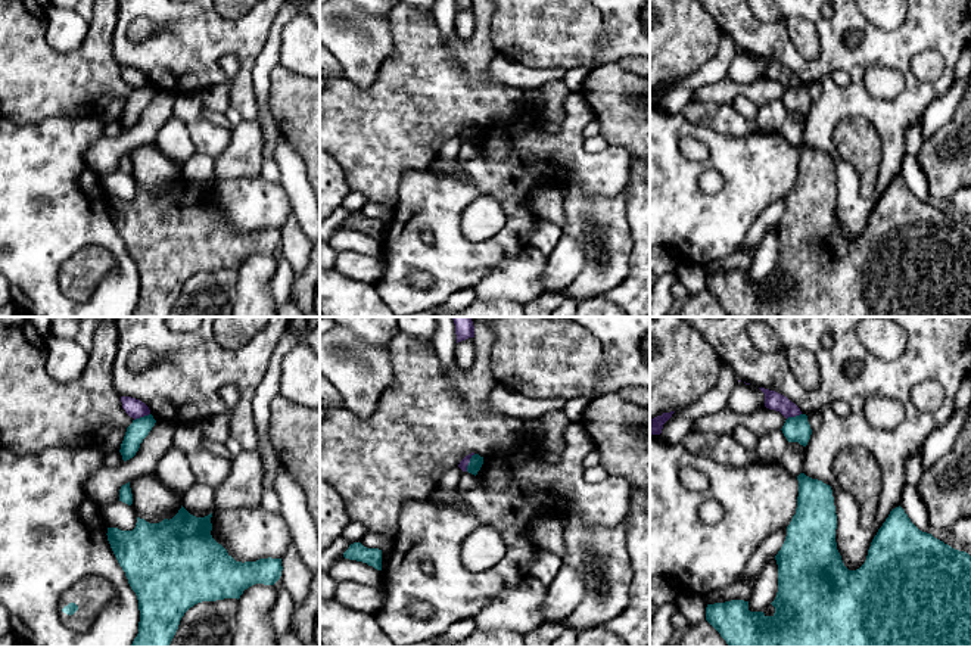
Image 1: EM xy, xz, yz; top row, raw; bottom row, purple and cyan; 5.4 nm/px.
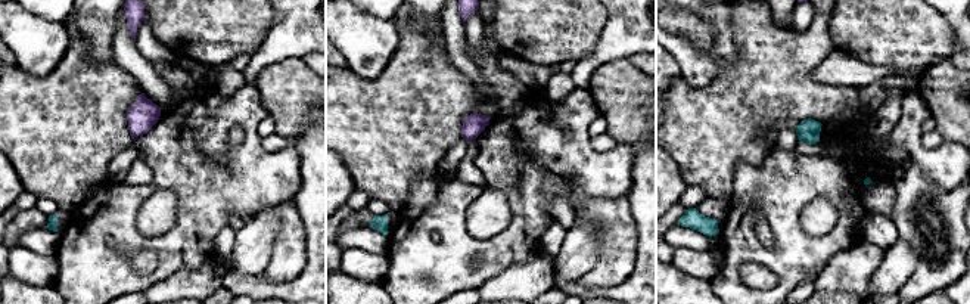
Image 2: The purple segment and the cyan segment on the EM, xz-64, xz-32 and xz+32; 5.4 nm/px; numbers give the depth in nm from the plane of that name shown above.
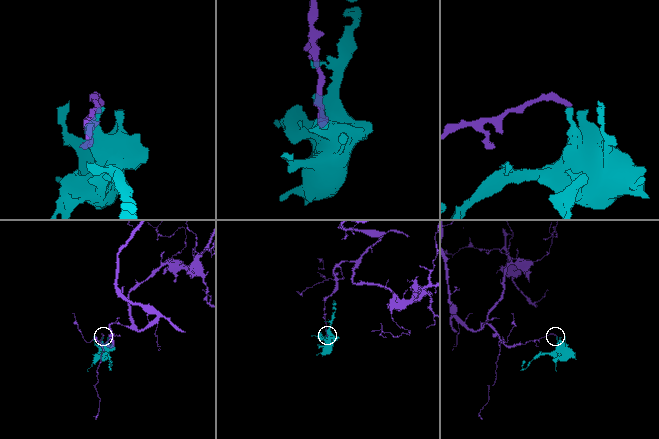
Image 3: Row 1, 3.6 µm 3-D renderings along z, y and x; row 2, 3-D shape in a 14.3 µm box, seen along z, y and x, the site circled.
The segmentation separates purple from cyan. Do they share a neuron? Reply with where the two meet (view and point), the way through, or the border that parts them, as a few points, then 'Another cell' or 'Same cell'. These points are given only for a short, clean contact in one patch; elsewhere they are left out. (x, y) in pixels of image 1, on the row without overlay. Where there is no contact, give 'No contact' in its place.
Touches purple at xz (469, 131). Boundary: xz (475, 124), (466, 140). Another cell

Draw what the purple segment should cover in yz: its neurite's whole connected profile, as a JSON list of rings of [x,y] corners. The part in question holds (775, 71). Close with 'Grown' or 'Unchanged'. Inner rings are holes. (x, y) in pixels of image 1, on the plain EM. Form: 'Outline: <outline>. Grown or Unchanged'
Outline: [[[765,57],[759,59],[765,63],[766,78],[779,81],[785,88],[802,84],[800,78],[794,72],[791,72],[787,66]]]. Unchanged

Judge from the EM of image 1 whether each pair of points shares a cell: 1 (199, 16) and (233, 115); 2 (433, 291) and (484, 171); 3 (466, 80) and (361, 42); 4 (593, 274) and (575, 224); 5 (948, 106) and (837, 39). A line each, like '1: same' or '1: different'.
1: different
2: same
3: different
4: same
5: different

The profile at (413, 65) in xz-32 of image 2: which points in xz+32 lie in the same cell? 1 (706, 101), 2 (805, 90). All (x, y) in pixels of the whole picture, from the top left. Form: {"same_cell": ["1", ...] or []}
{"same_cell": ["1", "2"]}

